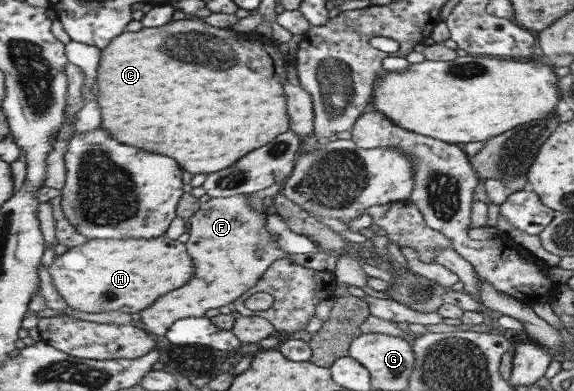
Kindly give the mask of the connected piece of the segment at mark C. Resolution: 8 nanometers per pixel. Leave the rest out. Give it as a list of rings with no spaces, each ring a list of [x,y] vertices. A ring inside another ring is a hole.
[[[179,19],[171,21],[166,26],[157,28],[142,27],[136,32],[125,32],[120,37],[115,38],[107,48],[102,50],[101,62],[97,70],[100,85],[100,104],[103,114],[103,123],[101,127],[109,130],[115,138],[121,138],[121,142],[129,142],[129,146],[141,146],[145,150],[153,150],[159,154],[169,154],[171,158],[177,158],[177,162],[181,162],[184,170],[191,174],[211,174],[219,172],[233,166],[238,160],[244,158],[249,152],[257,151],[270,144],[277,136],[286,134],[291,129],[292,118],[288,114],[288,94],[285,88],[289,80],[287,80],[287,70],[285,66],[292,62],[289,58],[285,58],[285,53],[273,44],[270,39],[263,38],[256,32],[239,33],[233,29],[217,28],[211,26],[204,19]]]

